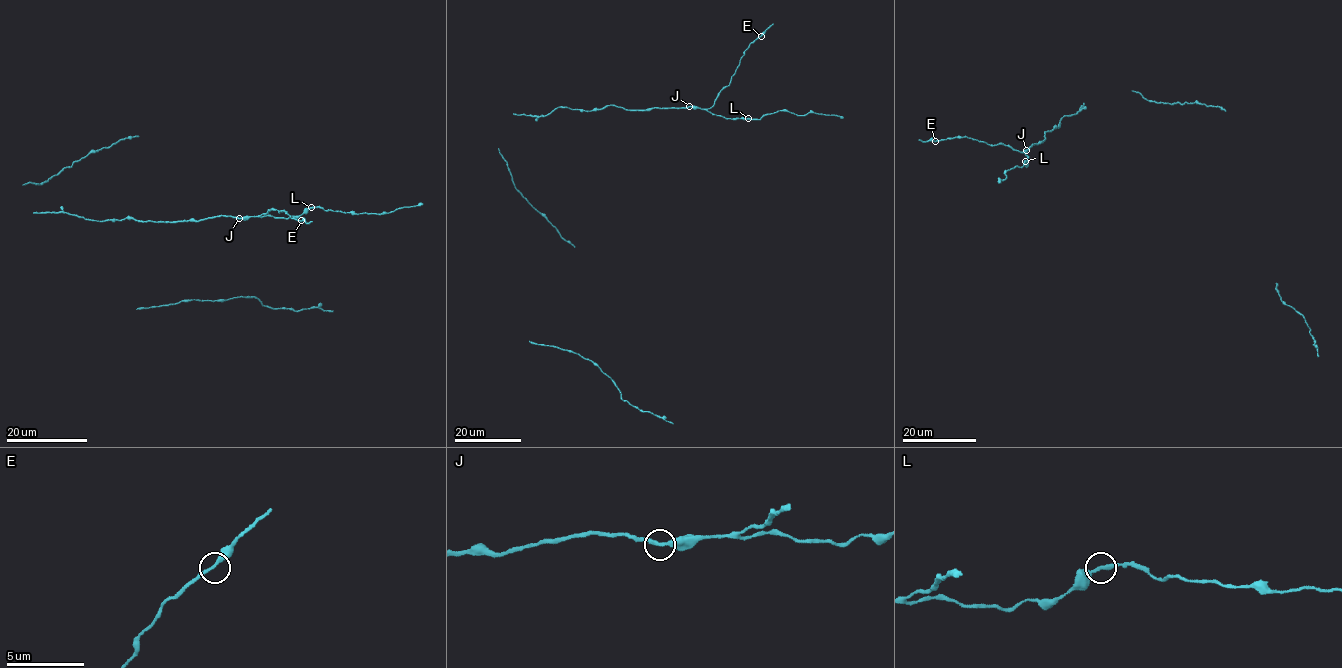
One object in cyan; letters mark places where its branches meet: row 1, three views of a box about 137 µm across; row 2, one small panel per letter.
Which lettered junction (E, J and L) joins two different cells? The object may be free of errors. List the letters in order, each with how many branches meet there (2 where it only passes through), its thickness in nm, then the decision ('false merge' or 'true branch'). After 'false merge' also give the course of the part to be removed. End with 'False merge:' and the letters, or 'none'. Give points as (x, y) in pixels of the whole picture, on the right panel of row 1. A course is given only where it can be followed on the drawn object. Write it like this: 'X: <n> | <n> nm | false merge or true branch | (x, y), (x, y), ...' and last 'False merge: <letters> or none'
E: 2 | 240 nm | true branch
J: 2 | 280 nm | true branch
L: 2 | 240 nm | true branch
False merge: none

